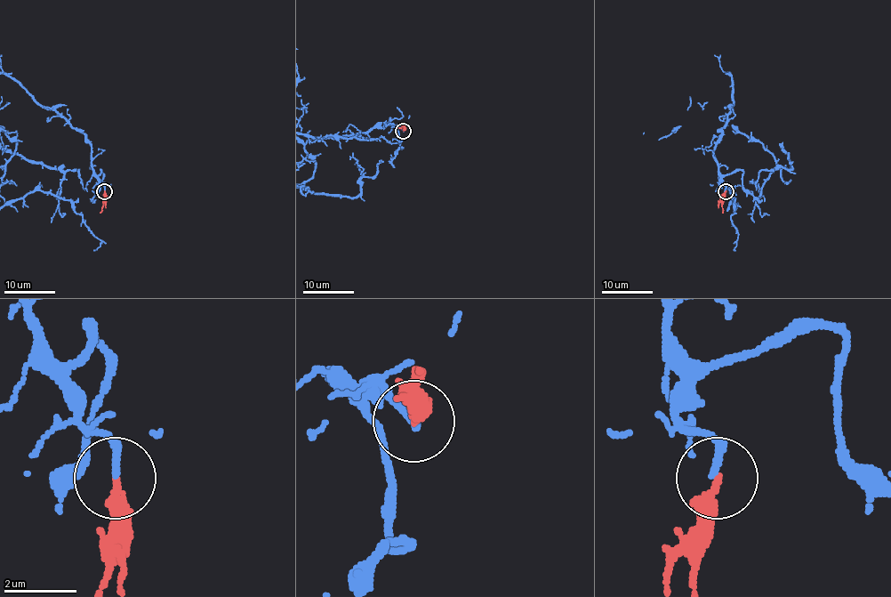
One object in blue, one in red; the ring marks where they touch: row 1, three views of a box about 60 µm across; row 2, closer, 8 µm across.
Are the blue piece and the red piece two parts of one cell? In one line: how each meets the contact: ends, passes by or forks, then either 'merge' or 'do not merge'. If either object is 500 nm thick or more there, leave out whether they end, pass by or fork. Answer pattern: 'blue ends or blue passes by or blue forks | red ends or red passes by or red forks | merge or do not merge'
blue ends | red ends | do not merge

